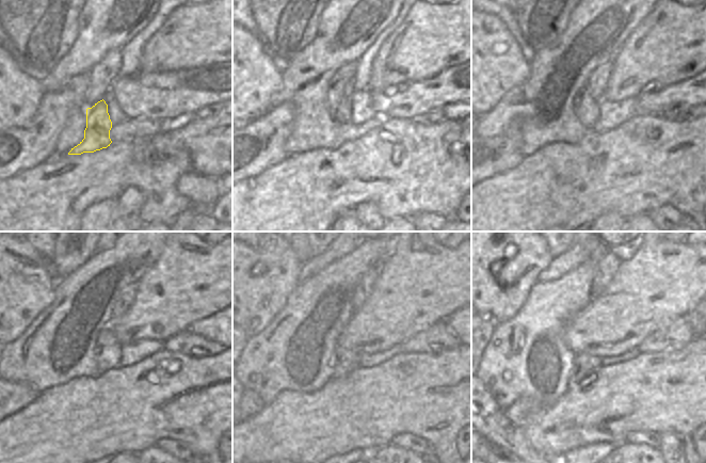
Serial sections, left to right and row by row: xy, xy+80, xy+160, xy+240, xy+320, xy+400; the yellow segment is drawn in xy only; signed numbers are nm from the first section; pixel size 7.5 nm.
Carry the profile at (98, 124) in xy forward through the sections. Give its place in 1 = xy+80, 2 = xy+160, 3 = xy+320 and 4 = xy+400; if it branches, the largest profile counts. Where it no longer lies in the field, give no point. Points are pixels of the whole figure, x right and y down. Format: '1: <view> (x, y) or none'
1: xy+80 (342, 115)
2: xy+160 (597, 81)
3: xy+320 (365, 286)
4: xy+400 (607, 259)

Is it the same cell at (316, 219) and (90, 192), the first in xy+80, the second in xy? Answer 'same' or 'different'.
same

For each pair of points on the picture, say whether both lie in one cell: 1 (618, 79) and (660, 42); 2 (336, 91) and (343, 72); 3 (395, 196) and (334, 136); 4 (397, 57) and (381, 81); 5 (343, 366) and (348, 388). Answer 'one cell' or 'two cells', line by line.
1: one cell
2: one cell
3: two cells
4: one cell
5: two cells

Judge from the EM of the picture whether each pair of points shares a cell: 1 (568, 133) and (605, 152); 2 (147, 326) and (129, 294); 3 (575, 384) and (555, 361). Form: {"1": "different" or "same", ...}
{"1": "different", "2": "different", "3": "different"}

